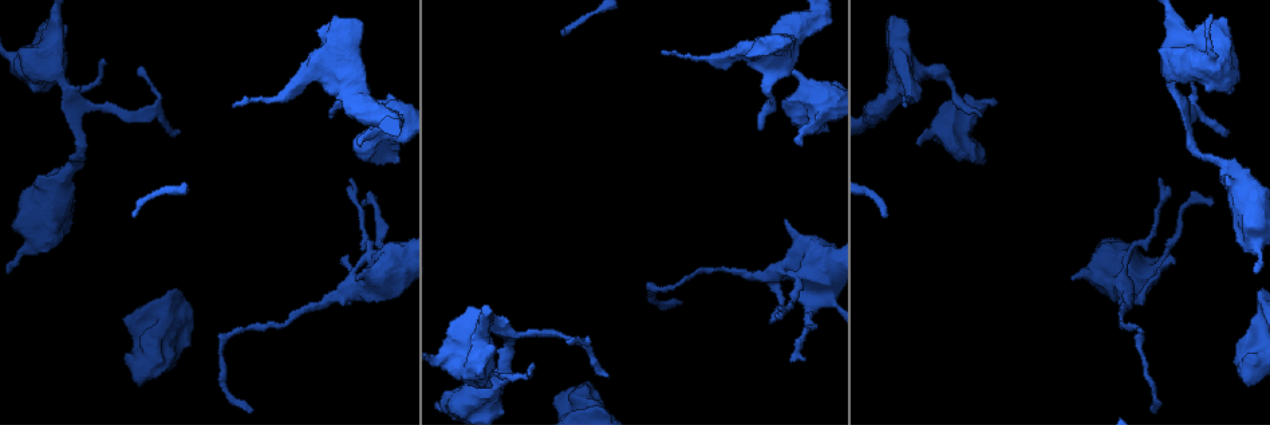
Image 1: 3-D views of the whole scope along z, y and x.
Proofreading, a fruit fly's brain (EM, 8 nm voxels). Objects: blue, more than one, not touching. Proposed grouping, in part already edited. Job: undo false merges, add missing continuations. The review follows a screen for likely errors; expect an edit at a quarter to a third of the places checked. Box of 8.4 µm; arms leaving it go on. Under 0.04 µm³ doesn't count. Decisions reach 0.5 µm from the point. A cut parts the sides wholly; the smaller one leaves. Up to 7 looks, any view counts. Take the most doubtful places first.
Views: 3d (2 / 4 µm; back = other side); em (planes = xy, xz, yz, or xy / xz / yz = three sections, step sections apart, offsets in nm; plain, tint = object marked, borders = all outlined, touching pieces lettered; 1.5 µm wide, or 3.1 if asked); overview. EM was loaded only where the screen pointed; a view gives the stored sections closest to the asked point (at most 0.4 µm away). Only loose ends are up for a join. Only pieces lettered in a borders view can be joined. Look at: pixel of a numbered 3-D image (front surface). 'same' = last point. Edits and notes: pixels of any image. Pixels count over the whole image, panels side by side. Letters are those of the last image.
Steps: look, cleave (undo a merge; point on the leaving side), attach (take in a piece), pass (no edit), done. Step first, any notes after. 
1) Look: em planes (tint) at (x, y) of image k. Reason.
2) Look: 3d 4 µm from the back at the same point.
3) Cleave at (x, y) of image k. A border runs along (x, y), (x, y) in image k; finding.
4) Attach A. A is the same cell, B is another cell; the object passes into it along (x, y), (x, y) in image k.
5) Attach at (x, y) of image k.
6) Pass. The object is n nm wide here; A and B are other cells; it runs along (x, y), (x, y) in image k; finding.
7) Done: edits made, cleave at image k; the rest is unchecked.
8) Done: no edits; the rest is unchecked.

Look: 3d 4 µm at (906, 105) of image 1. Thin end.

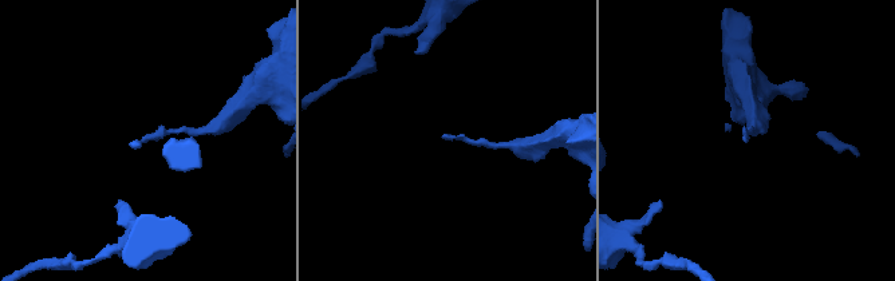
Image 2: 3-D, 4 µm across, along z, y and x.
Look: em planes (borders) at (746, 138) of image 2. Need the tissue.

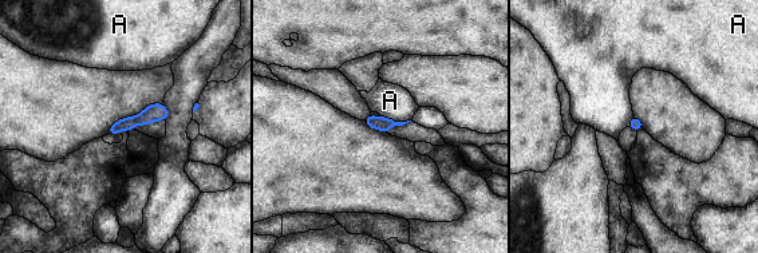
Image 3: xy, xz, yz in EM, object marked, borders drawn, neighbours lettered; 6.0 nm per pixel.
Pass. The object is 70 nm wide here; the longest contact is with A, 190 nm; A is another cell; no lettered piece goes on from it.

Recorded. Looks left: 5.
Look: 3d 2 µm from the back at (356, 144) of image 1. Free end.

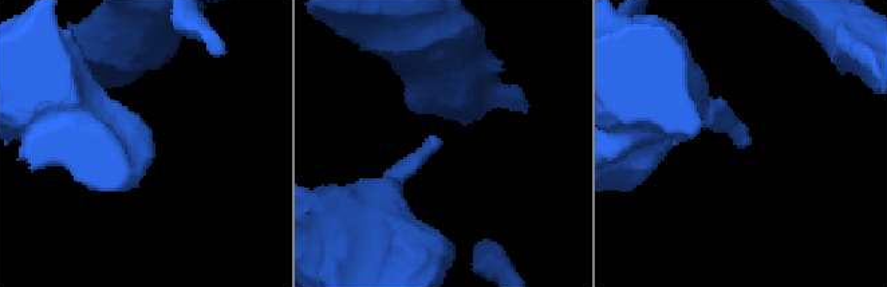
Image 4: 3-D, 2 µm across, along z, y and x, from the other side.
Look: em planes (borders) at (742, 148) of image 4.

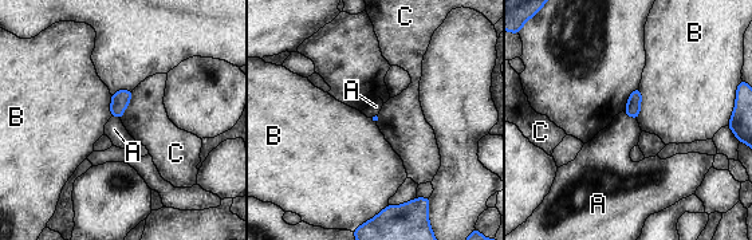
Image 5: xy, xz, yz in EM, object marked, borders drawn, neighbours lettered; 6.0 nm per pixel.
Pass. A, B and C are other cells; a border runs along (622, 111), (636, 120) in image 5; none of them fits.

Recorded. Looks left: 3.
Look: em yz step 4 (borders) at (1226, 130) of image 1.

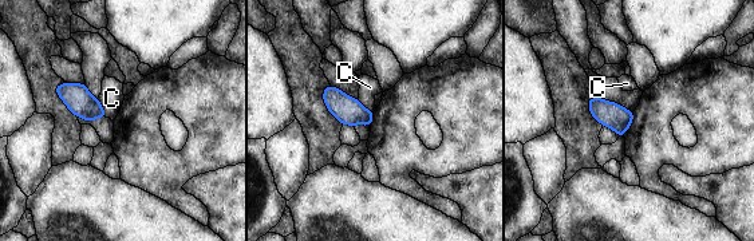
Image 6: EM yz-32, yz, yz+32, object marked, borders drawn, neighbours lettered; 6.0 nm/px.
Pass. The object is 100 nm wide here; C is another cell; none of them fits.

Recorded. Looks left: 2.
Done: no edits; the rest is unchecked.

